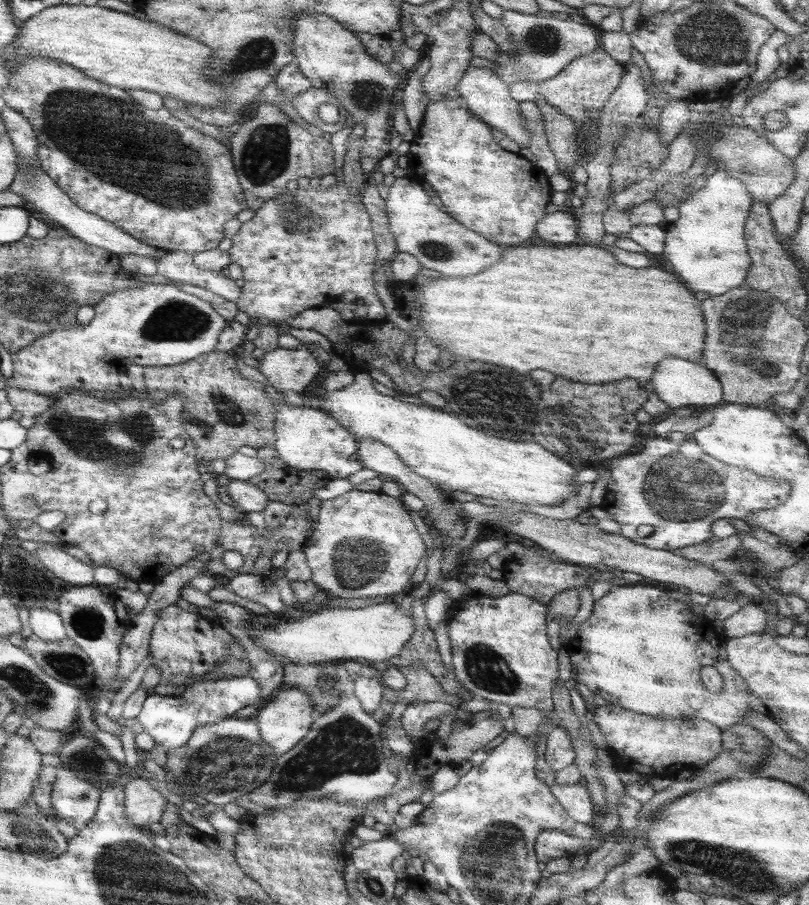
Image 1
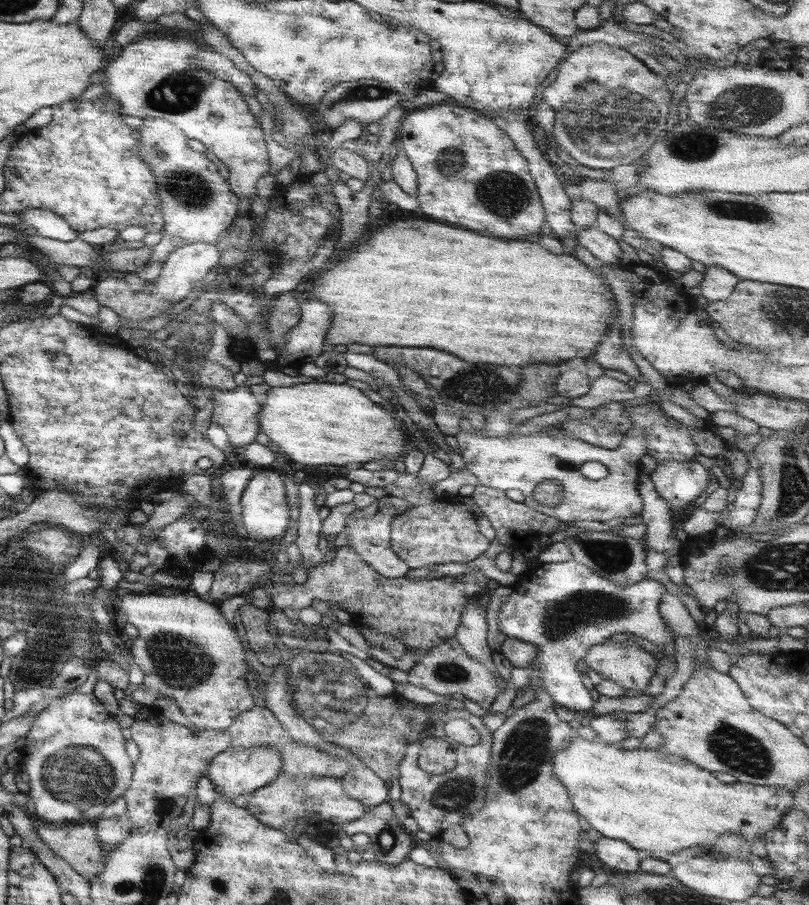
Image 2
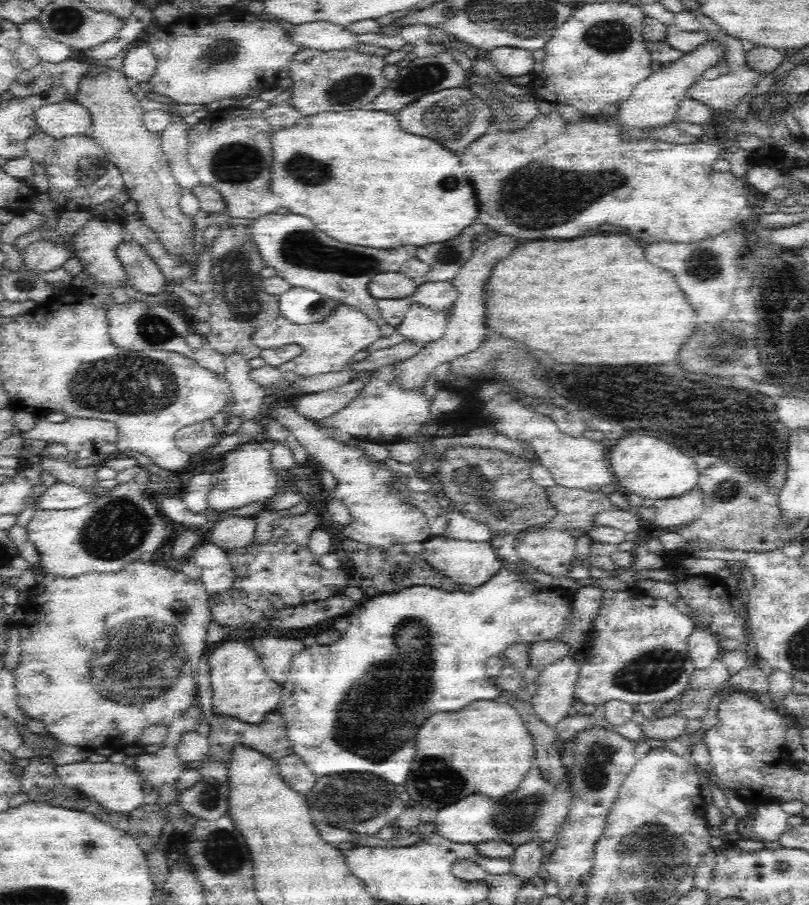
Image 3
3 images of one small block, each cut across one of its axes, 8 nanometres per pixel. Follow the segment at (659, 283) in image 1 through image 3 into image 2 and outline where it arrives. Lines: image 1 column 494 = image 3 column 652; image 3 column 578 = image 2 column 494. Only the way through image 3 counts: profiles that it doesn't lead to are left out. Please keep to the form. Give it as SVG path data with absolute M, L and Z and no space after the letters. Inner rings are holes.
M411 218L391 222L390 226L378 227L374 234L366 236L364 242L360 242L358 248L348 254L344 260L336 260L332 263L332 268L319 276L316 282L304 283L301 287L306 293L307 300L320 300L332 306L334 316L331 320L330 328L327 330L324 344L365 344L366 346L438 346L436 350L444 350L448 354L458 356L464 362L486 362L486 364L498 364L498 366L528 366L528 364L564 364L572 358L586 358L592 356L602 342L602 336L606 330L612 326L614 316L617 316L617 306L614 304L614 296L610 287L603 278L592 272L586 264L578 258L566 256L566 254L550 254L536 242L520 242L520 240L498 240L490 236L480 236L476 232L444 226L438 222L430 220L418 220Z

